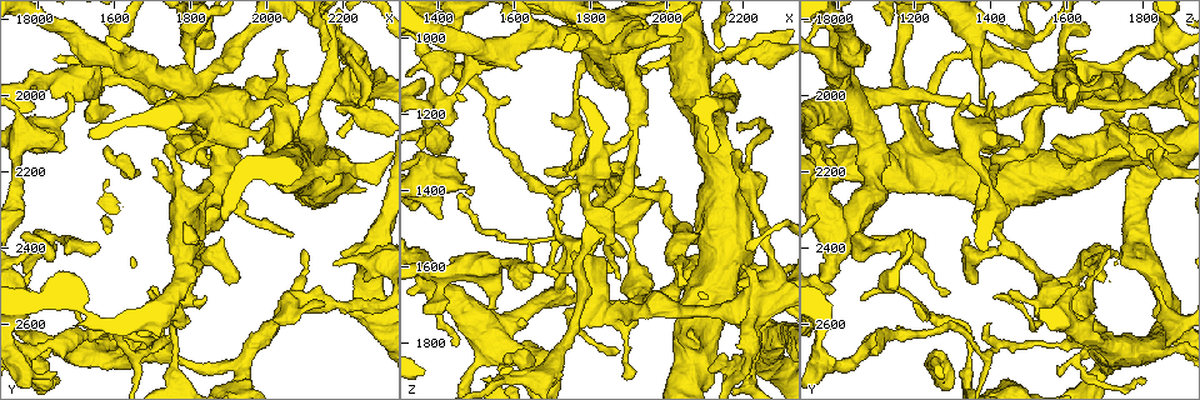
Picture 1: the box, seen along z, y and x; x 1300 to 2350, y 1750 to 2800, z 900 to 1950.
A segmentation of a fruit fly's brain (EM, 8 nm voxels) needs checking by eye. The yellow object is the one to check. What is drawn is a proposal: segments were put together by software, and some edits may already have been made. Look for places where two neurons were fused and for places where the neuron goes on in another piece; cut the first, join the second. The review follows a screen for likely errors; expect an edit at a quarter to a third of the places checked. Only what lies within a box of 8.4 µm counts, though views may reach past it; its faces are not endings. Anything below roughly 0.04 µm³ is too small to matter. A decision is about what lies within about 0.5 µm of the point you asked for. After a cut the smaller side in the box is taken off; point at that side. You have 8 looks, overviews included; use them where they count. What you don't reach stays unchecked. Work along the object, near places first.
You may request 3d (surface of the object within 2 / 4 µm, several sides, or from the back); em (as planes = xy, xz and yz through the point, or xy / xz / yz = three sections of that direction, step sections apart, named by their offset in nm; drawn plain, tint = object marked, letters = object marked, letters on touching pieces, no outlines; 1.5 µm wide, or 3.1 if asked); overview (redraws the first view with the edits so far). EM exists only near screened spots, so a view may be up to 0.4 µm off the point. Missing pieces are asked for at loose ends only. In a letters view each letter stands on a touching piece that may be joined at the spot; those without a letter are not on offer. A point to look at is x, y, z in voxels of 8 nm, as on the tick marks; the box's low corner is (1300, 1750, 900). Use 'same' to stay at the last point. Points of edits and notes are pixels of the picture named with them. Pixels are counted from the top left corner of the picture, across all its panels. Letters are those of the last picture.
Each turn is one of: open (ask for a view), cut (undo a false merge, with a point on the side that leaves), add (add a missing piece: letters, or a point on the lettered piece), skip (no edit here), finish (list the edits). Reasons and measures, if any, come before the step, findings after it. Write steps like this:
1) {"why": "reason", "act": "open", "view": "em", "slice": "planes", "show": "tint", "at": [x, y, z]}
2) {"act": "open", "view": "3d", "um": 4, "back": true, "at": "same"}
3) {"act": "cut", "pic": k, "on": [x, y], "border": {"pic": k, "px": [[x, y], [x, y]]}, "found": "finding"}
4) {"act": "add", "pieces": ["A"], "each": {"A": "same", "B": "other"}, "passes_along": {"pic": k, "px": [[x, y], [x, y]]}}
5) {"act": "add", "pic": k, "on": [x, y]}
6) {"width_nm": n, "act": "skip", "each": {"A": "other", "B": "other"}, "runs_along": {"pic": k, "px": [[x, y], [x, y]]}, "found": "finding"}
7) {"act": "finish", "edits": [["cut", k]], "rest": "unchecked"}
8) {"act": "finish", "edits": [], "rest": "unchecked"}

{"act": "open", "view": "3d", "um": 4, "at": [1460, 2530, 1410]}

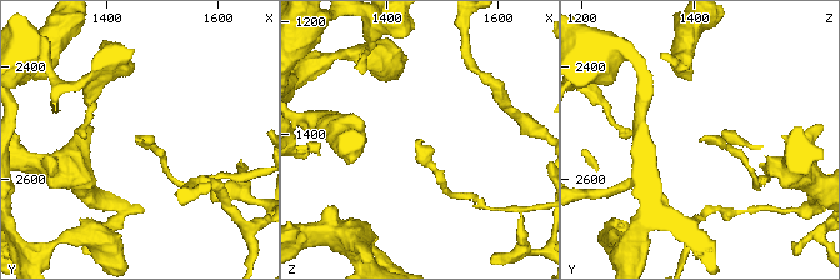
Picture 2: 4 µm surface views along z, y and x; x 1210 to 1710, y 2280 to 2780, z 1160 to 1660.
{"why": "shape alone is not enough", "act": "open", "view": "em", "slice": "planes", "show": "plain", "at": [1455, 2535, 1410]}

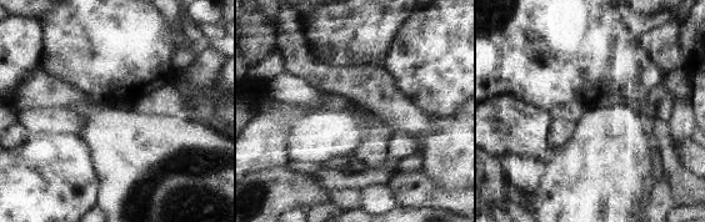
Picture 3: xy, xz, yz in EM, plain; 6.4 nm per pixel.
{"why": "see the neighbours", "act": "open", "view": "em", "slice": "planes", "show": "letters", "at": "same"}

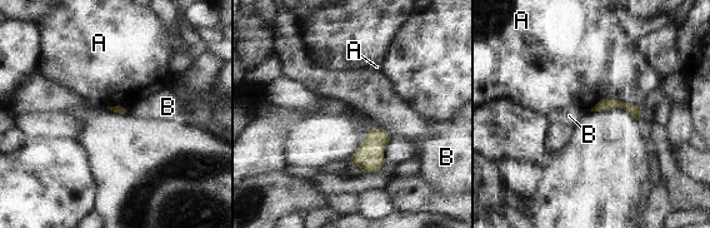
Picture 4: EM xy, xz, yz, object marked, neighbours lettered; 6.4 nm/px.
{"act": "skip", "each": {"A": "other", "B": "other"}, "runs_along": {"pic": 4, "px": [[598, 108], [621, 104], [636, 114]]}, "found": "none of them fits"}

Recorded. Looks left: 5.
{"why": "tapers out", "act": "open", "view": "3d", "um": 2, "at": [1585, 2630, 1625]}

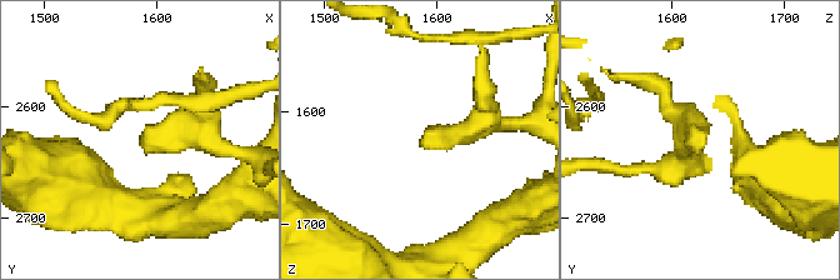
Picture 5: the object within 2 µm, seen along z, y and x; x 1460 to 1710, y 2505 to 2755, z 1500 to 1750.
{"act": "open", "view": "em", "slice": "planes", "show": "letters", "at": [1586, 2636, 1628]}

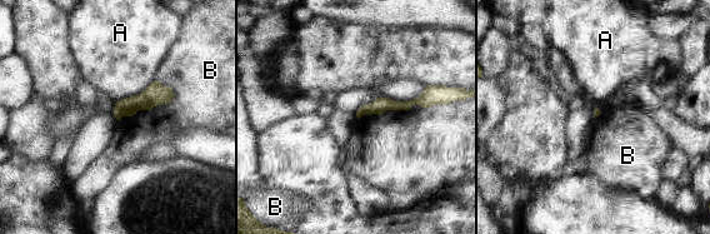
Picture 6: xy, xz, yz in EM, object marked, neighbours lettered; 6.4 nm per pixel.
{"act": "skip", "each": {"A": "other", "B": "other"}, "runs_along": {"pic": 6, "px": [[429, 99], [361, 111]]}, "found": "no lettered piece goes on from it"}

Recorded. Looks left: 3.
{"why": "arms part here", "act": "open", "view": "em", "slice": "xy", "step": 8, "show": "letters", "at": [1820, 2395, 1450]}

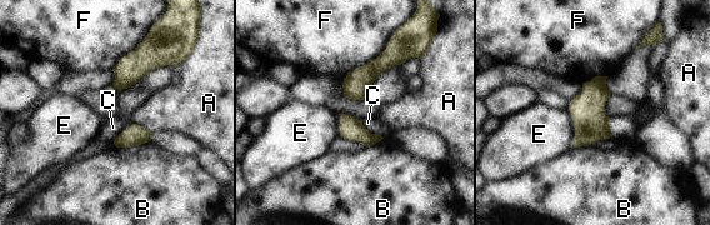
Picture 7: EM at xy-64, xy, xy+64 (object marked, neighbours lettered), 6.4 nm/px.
{"width_nm": 220, "act": "skip", "each": {"A": "other", "B": "other", "C": "other", "E": "other", "F": "other"}, "border": {"pic": 7, "px": [[568, 109], [573, 120], [574, 146]]}, "found": "one neuron here"}

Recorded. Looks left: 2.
{"act": "finish", "edits": [], "rest": "unchecked"}

